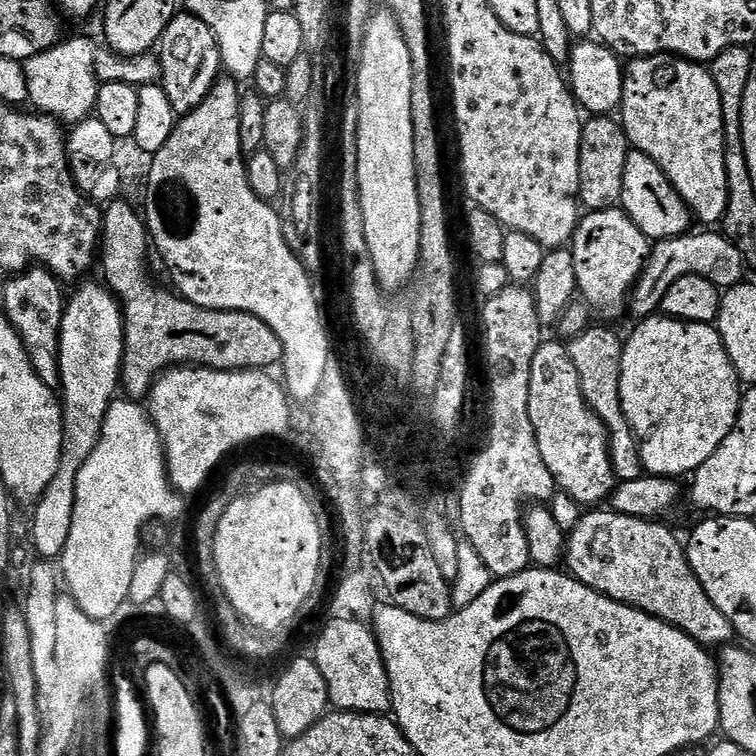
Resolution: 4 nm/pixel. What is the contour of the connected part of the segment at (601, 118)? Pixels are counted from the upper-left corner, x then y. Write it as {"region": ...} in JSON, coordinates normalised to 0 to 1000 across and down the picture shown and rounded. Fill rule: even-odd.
{"region":[[[784,152],[771,160],[767,184],[767,262],[778,280],[795,280],[819,271],[823,262],[823,230],[833,200],[831,180],[819,157],[808,152]]]}

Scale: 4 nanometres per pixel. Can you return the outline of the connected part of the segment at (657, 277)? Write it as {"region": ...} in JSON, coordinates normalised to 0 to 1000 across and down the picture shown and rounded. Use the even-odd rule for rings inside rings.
{"region":[[[911,304],[903,312],[893,312],[885,317],[869,317],[861,324],[857,347],[853,349],[847,366],[841,369],[841,377],[836,381],[828,398],[829,406],[833,409],[833,413],[836,407],[836,413],[841,417],[841,421],[856,421],[864,417],[873,407],[876,394],[881,394],[881,384],[886,384],[886,378],[892,378],[892,373],[897,373],[897,368],[907,368],[909,365],[934,368],[934,373],[939,373],[946,381],[954,384],[968,381],[985,369],[984,360],[987,361],[987,351],[981,336],[976,336],[976,325],[971,325],[971,320],[966,320],[962,312],[947,304],[921,306]]]}

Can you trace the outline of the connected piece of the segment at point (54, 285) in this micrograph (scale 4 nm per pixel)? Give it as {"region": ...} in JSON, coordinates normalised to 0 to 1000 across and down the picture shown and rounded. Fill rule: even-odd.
{"region":[[[44,352],[25,362],[17,364],[16,370],[5,381],[4,417],[9,418],[19,437],[26,444],[29,458],[40,474],[40,484],[50,500],[63,513],[70,516],[81,512],[78,487],[78,452],[87,386],[85,389],[81,372],[62,354]]]}

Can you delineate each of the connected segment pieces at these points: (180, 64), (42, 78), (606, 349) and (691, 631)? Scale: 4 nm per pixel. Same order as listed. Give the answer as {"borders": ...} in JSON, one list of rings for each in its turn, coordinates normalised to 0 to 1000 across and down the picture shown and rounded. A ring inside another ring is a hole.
{"borders":[[[[245,13],[229,21],[220,34],[209,60],[209,73],[210,110],[220,119],[220,130],[225,130],[225,140],[230,140],[234,151],[255,148],[275,128],[286,107],[292,104],[291,66],[283,42],[265,24]]],[[[103,48],[90,53],[83,52],[66,66],[48,71],[44,77],[30,81],[33,101],[37,111],[38,136],[46,139],[49,147],[79,159],[81,163],[102,164],[116,156],[124,147],[128,135],[128,119],[131,106],[124,93],[124,77],[128,60],[111,48]]],[[[779,431],[763,444],[755,446],[750,456],[751,472],[754,479],[759,479],[759,489],[765,489],[765,511],[770,511],[770,521],[775,526],[778,541],[799,560],[799,567],[804,570],[807,616],[812,622],[816,636],[823,640],[839,638],[853,628],[853,623],[841,575],[823,542],[820,501],[823,500],[825,450],[810,434]]],[[[778,675],[774,676],[771,685],[765,690],[765,696],[759,696],[759,701],[750,705],[749,709],[749,751],[755,761],[763,767],[770,769],[775,775],[780,775],[787,783],[795,783],[798,788],[804,788],[810,794],[816,794],[824,799],[831,799],[835,804],[849,807],[854,812],[860,812],[865,817],[870,817],[876,824],[892,828],[897,833],[902,833],[914,847],[922,847],[933,854],[963,854],[970,851],[971,837],[968,835],[968,824],[966,817],[960,817],[960,812],[955,812],[955,807],[950,807],[950,802],[944,802],[944,796],[939,796],[939,786],[934,786],[934,780],[929,775],[929,770],[923,770],[923,765],[918,759],[918,754],[910,742],[910,733],[902,714],[898,714],[886,700],[878,694],[878,690],[868,688],[845,688],[837,683],[825,683],[820,677],[808,675]]]]}

